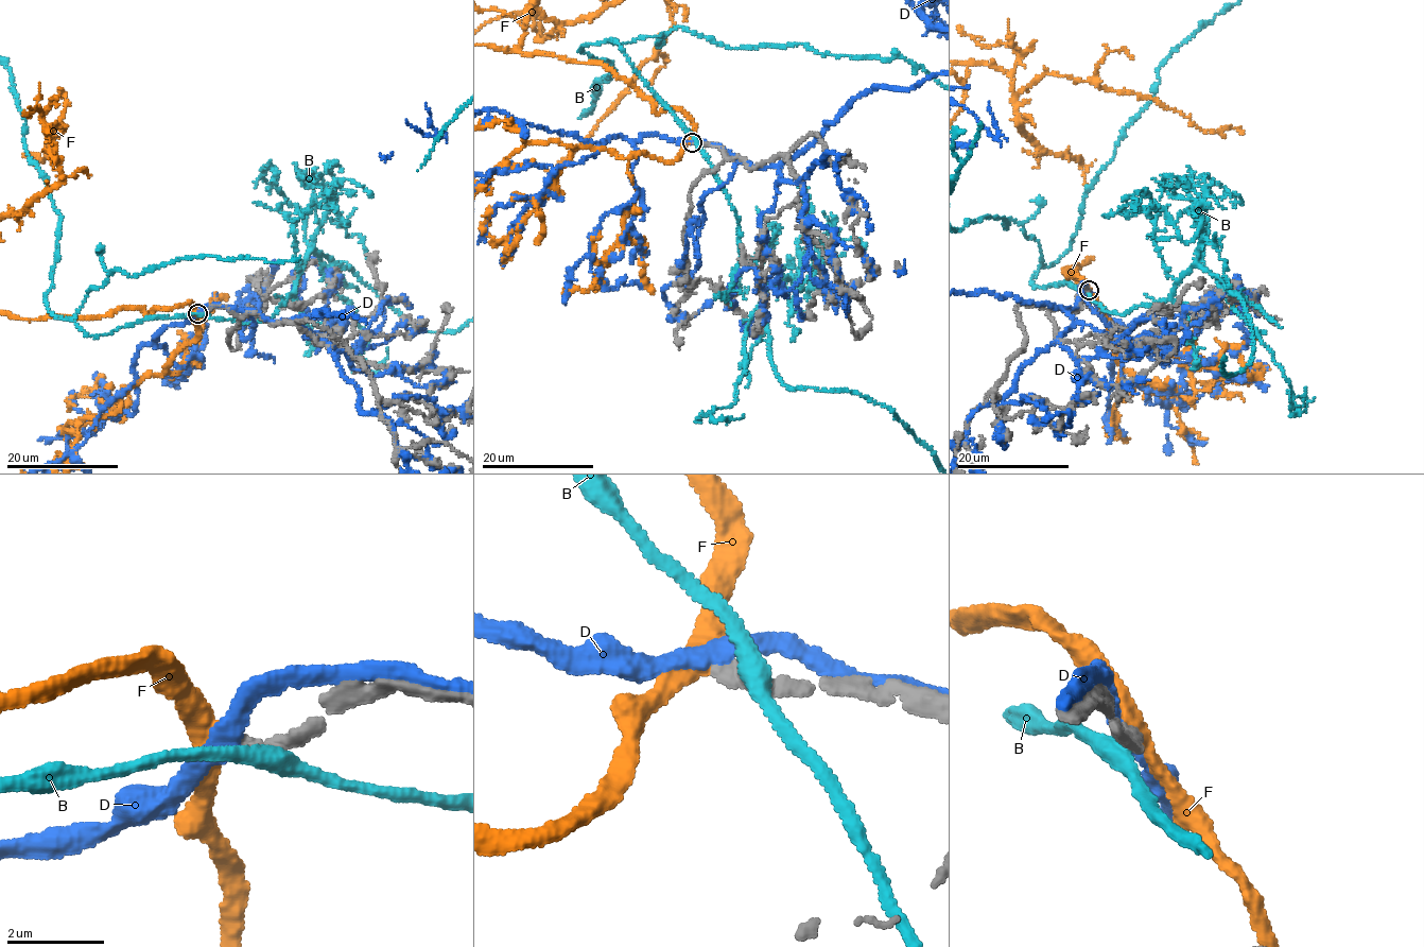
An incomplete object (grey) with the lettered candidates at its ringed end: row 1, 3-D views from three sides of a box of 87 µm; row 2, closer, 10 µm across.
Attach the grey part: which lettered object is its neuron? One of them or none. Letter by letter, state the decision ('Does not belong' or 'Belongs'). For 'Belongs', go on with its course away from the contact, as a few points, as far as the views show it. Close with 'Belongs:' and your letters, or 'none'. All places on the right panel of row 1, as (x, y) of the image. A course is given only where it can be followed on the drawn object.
B: Does not belong
D: Does not belong
F: Belongs
Belongs: F

